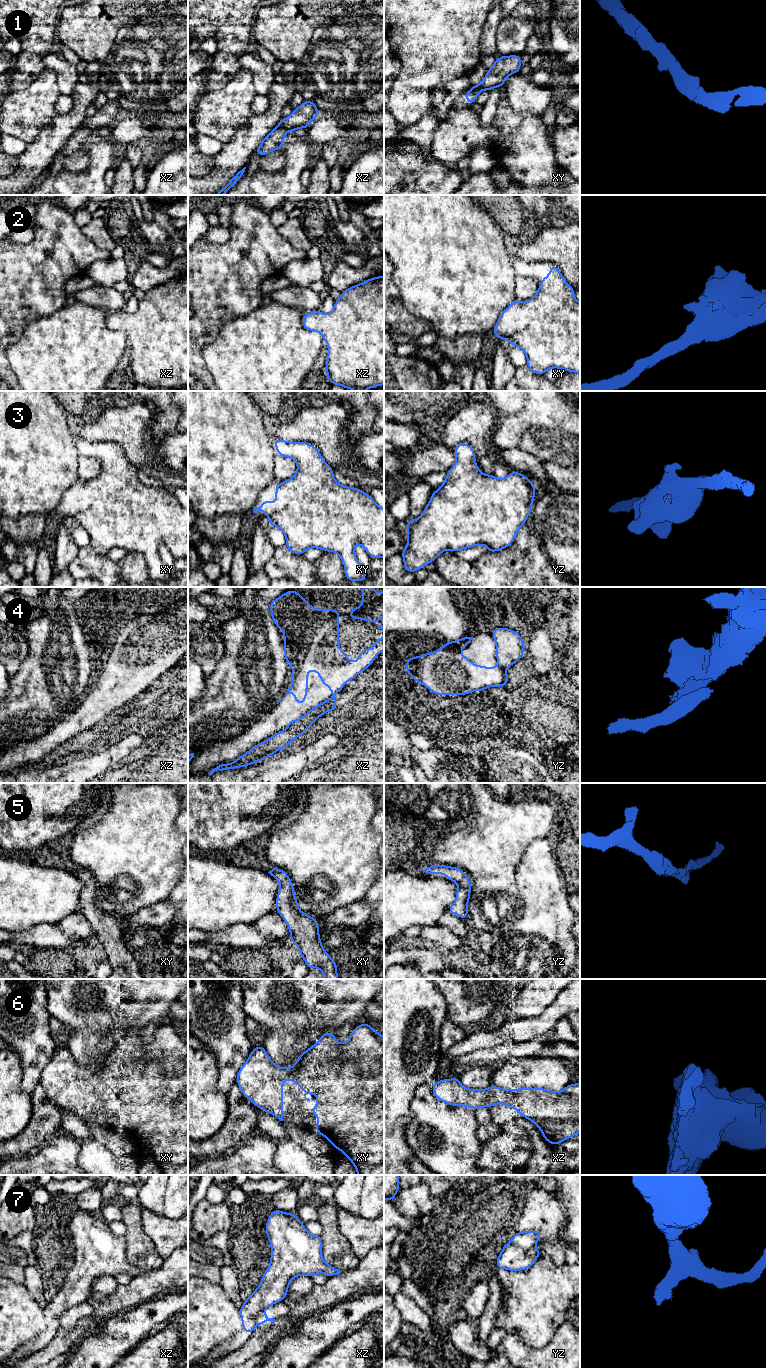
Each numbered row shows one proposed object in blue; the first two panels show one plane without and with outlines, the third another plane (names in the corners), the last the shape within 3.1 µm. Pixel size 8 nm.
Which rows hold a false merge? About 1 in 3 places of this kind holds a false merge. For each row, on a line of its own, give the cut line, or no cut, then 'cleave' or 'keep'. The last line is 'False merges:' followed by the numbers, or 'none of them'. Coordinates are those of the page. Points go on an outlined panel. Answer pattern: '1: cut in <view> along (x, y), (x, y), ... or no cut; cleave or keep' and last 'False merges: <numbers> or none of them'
1: no cut; keep
2: no cut; keep
3: no cut; keep
4: cut in yz along (499, 665), (503, 668); cleave
5: no cut; keep
6: no cut; keep
7: cut in yz along (512, 1241), (525, 1250), (530, 1250), (535, 1245); cleave
False merges: 4, 7

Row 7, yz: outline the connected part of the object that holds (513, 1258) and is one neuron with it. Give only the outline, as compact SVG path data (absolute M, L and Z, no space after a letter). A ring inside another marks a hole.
M507 1242L496 1259L496 1266L498 1269L523 1271L531 1267L541 1255L536 1245L531 1251L525 1251L513 1242Z

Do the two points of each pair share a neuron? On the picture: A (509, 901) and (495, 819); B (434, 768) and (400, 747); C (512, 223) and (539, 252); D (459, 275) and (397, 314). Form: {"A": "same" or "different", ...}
{"A": "same", "B": "same", "C": "different", "D": "different"}

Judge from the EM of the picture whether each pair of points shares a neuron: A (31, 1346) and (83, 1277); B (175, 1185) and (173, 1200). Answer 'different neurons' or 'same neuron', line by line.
A: same neuron
B: same neuron

